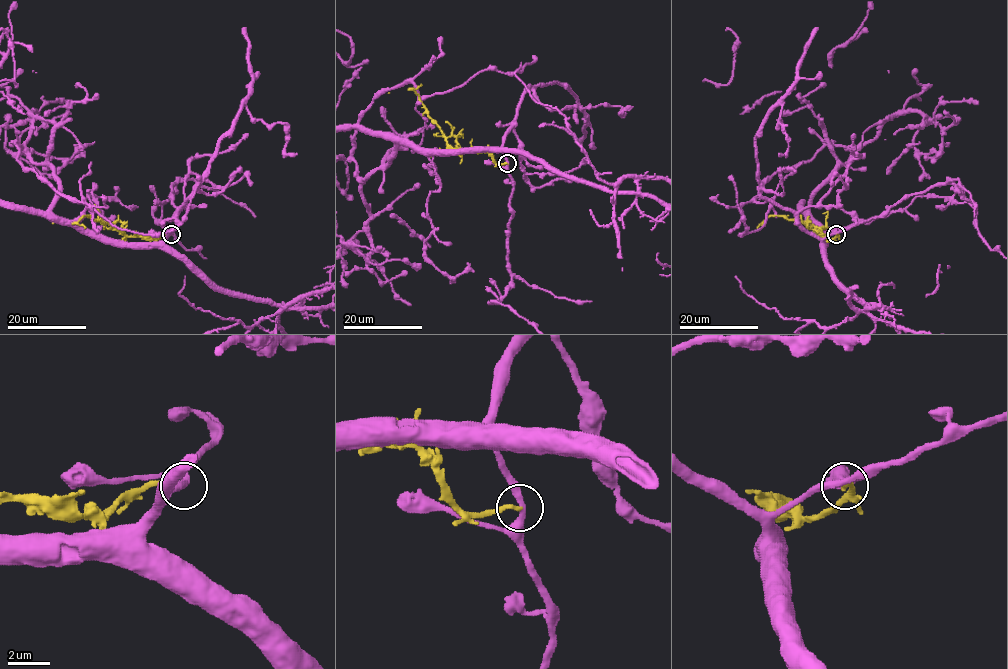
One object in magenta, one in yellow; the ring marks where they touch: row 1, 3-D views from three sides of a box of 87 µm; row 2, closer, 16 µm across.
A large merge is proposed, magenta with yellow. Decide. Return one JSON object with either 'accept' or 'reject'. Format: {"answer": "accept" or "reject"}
{"answer": "reject"}

